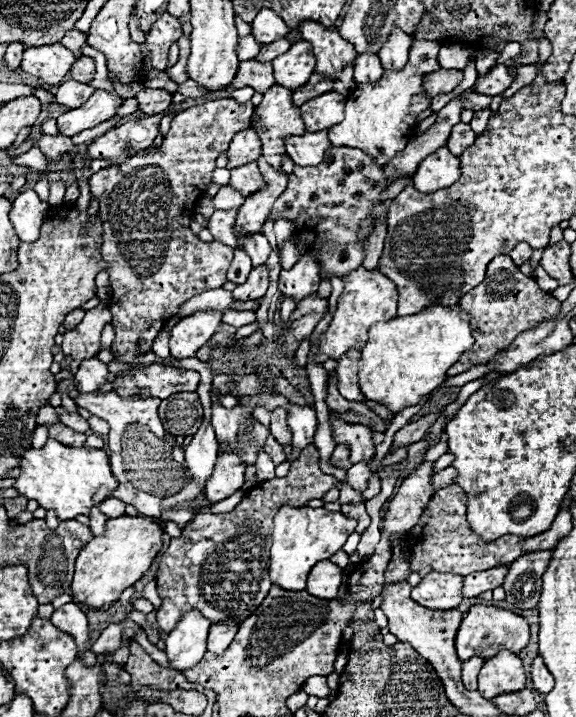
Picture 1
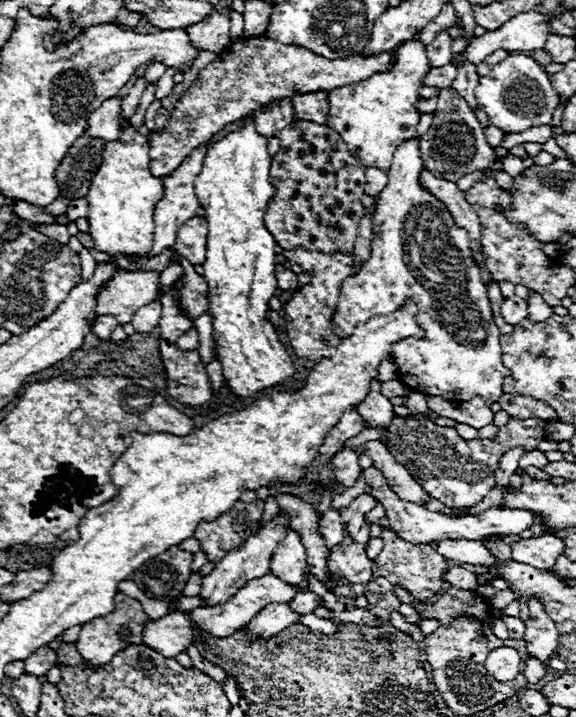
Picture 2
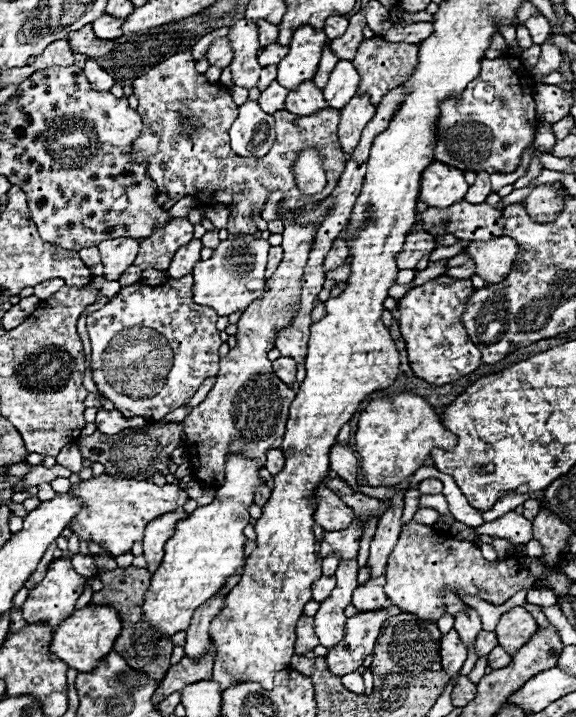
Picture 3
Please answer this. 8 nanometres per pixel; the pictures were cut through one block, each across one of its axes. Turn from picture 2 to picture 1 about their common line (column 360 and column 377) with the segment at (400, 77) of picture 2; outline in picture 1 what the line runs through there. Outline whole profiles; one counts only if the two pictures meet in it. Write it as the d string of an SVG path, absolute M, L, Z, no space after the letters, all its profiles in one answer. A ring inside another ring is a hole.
M416 40L412 42L410 54L408 54L408 64L402 70L386 70L382 74L382 78L378 82L366 82L366 84L358 84L346 98L346 118L338 124L332 126L328 132L328 138L332 142L332 146L354 146L360 150L366 150L366 154L370 154L378 164L386 164L390 158L394 158L410 140L410 134L416 126L416 118L430 108L430 100L426 98L426 92L422 88L424 76L438 72L440 64L438 64L438 42L424 42L424 40Z

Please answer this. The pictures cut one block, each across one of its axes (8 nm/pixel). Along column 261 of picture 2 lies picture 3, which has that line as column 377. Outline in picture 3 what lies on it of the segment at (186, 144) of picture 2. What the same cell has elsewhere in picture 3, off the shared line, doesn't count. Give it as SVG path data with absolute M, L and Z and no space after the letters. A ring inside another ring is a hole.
M370 38L370 40L364 40L354 56L354 66L356 70L360 72L362 76L362 82L360 82L360 88L358 88L358 94L368 94L370 96L370 102L374 106L380 104L380 100L396 86L402 84L402 78L406 78L406 74L414 68L414 62L418 62L418 46L416 44L404 44L404 42L388 42L384 38Z

